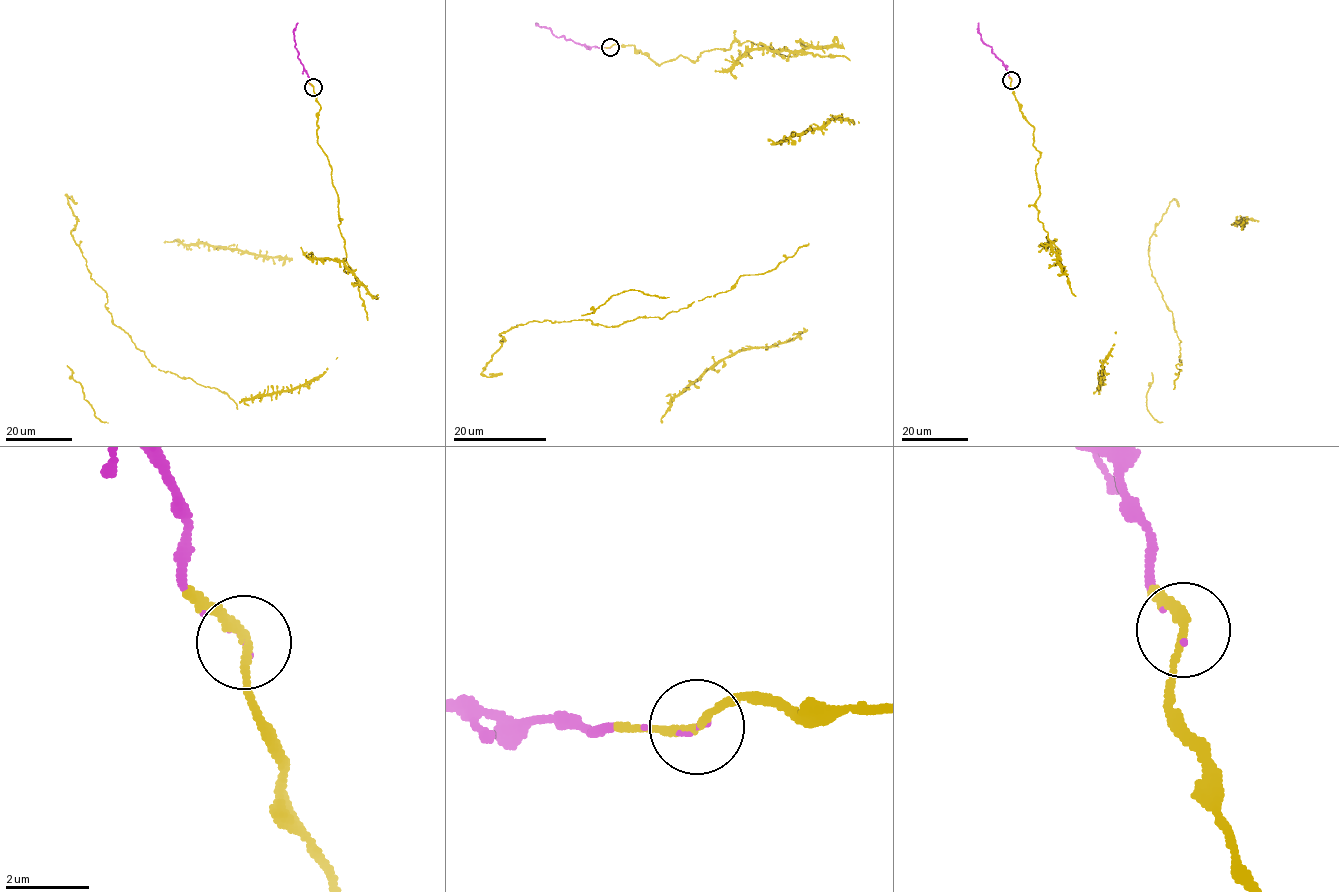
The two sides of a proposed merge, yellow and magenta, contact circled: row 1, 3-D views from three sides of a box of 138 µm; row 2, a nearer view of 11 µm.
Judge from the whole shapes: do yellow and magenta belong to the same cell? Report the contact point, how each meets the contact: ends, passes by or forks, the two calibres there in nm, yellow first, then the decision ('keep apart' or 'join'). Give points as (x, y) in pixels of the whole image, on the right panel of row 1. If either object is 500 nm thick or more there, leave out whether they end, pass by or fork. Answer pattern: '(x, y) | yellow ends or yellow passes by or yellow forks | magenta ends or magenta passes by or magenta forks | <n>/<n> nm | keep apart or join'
(1011, 80) | yellow passes by | magenta ends | 180/60 nm | join

